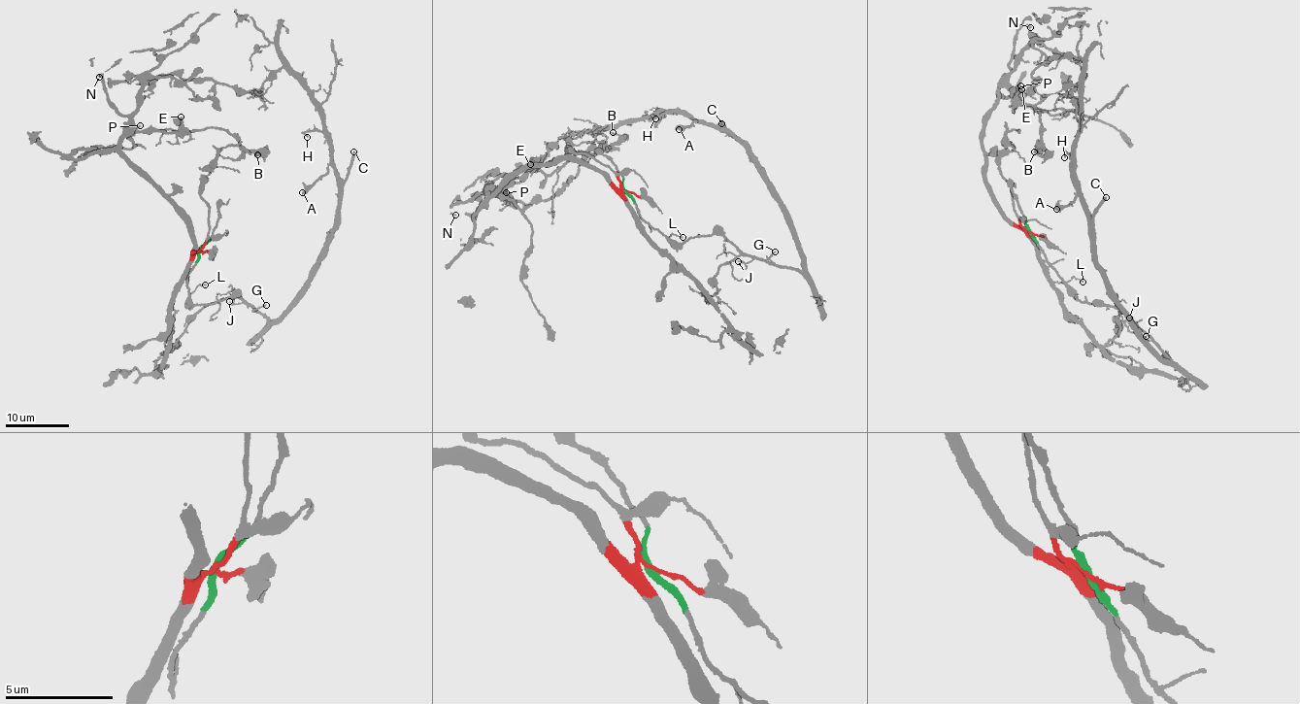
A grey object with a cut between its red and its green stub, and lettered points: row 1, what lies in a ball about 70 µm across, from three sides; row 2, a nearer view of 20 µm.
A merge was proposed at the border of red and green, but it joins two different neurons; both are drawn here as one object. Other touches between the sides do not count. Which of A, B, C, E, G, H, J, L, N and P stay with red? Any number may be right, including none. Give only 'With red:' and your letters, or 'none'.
With red: B, E, N, P

